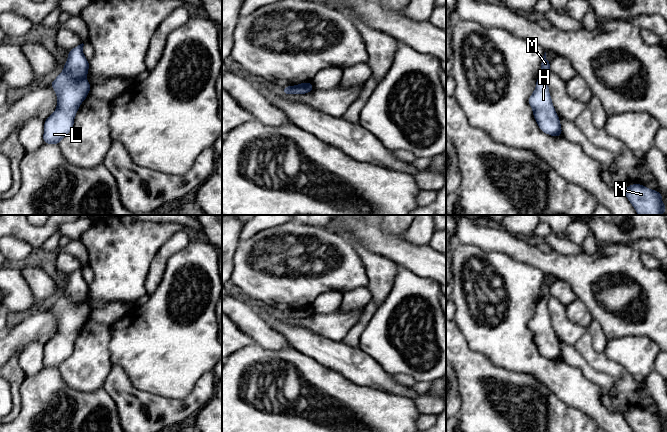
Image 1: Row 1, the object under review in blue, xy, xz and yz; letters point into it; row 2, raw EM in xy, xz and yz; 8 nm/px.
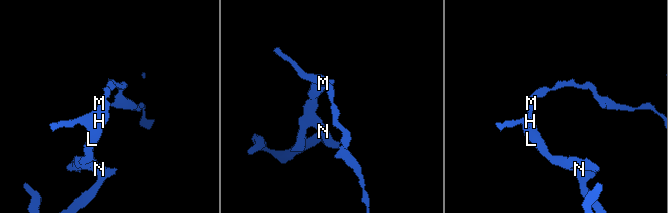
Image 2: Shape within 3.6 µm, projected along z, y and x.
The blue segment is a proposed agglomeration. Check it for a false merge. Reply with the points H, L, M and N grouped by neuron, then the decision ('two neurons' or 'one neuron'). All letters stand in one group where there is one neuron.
H L N / M | two neurons

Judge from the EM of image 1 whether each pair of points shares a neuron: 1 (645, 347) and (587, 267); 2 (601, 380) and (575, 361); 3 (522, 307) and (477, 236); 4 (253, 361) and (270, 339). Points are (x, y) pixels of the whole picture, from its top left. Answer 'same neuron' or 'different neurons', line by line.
1: different neurons
2: same neuron
3: different neurons
4: different neurons

